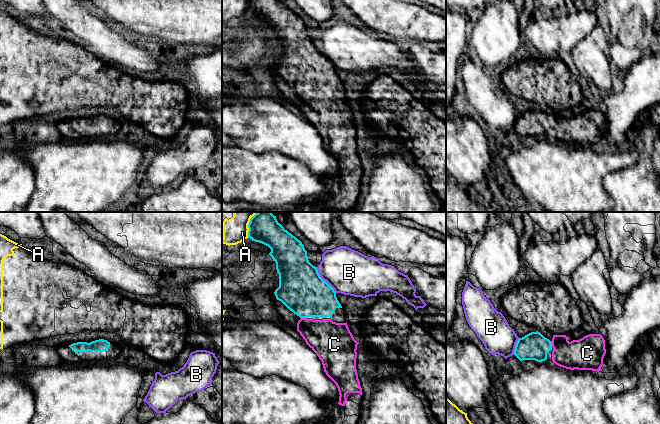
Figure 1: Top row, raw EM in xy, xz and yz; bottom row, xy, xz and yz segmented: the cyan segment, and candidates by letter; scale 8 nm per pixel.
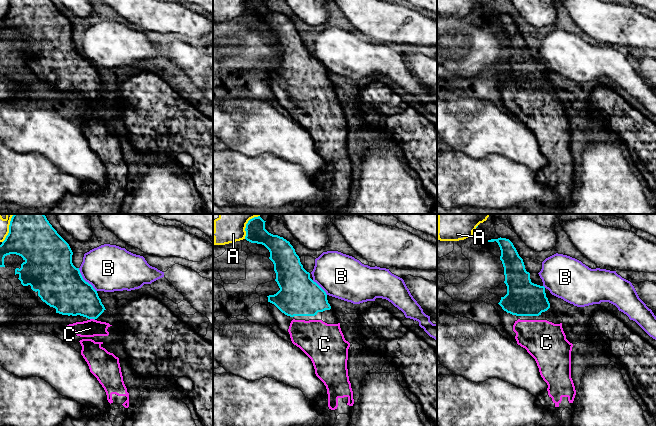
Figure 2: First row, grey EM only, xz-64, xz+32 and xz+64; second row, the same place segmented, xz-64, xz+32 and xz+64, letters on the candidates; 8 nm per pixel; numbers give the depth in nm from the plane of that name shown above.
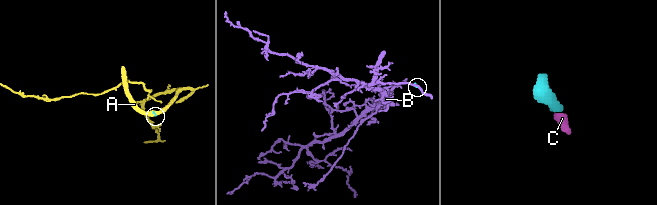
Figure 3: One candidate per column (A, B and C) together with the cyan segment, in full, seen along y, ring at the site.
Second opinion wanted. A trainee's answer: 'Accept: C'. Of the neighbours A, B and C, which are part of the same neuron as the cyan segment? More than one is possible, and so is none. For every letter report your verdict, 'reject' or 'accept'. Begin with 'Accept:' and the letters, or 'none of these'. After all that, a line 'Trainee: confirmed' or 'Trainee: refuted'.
Accept: C
A: reject
B: reject
C: accept
Trainee: confirmed

